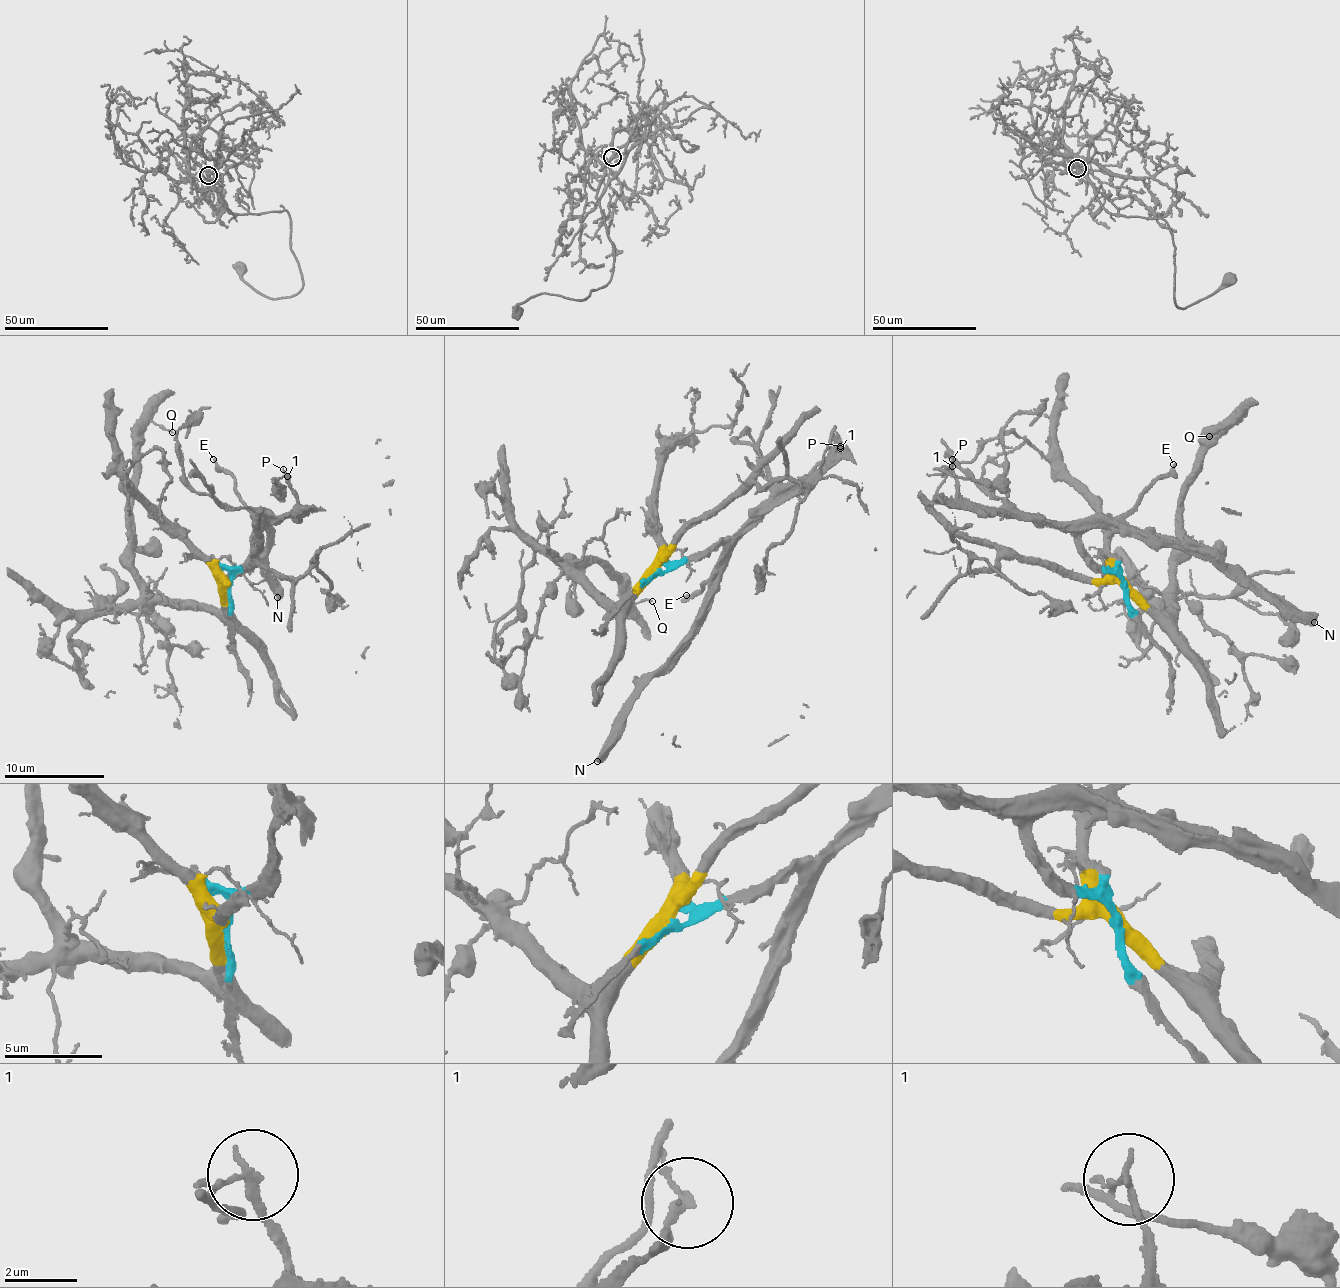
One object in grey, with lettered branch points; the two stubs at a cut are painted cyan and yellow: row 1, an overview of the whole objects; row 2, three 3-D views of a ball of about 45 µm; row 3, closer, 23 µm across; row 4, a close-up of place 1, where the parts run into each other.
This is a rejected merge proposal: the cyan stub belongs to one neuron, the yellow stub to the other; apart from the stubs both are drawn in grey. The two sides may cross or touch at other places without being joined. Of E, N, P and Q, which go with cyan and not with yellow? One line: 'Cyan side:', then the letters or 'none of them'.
Cyan side: E, N, P

